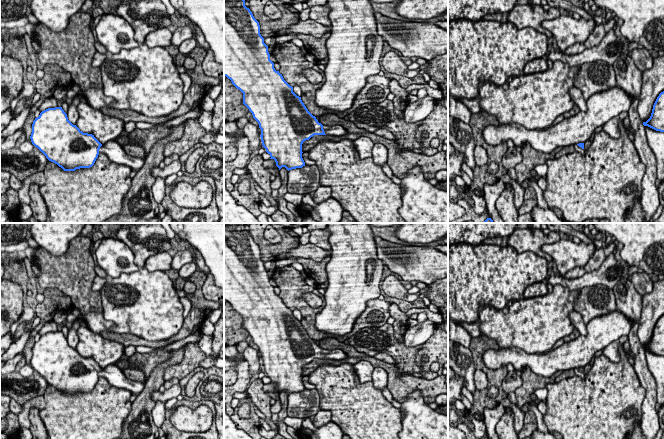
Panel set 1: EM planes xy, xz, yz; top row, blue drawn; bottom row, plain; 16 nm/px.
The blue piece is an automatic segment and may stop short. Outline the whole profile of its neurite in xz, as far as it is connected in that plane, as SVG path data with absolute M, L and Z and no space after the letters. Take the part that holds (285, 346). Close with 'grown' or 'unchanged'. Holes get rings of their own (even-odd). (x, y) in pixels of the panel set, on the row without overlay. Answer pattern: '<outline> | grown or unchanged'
M224 223L224 300L231 304L232 308L243 317L243 328L252 337L261 353L261 365L270 383L274 383L279 394L285 391L288 395L305 390L302 382L302 368L314 359L342 360L348 355L342 350L323 350L313 340L301 321L293 316L279 295L274 292L270 284L268 270L260 258L259 246L254 242L249 232L245 230L244 223Z | grown

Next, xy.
M62 331L42 335L33 345L30 363L49 385L64 395L90 392L100 377L134 395L144 390L143 383L127 379L117 365L101 368L94 359L83 357L68 344Z | grown

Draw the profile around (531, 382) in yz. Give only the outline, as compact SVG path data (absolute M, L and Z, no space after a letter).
M524 370L521 372L522 385L515 390L516 406L522 408L524 404L529 404L532 402L530 395L535 393L539 388L545 388L549 383L554 383L555 379L563 371L557 371L550 378L543 377L541 375L536 375L530 370Z

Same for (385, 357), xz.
M377 353L374 358L387 362L389 364L395 364L395 359L387 353Z

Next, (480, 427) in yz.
M469 416L468 417L468 420L470 422L472 422L473 425L474 425L474 427L475 427L475 429L474 429L475 436L478 439L481 439L485 435L485 431L486 431L485 422L484 421L481 421L481 420L478 420L477 418L475 418L473 416Z

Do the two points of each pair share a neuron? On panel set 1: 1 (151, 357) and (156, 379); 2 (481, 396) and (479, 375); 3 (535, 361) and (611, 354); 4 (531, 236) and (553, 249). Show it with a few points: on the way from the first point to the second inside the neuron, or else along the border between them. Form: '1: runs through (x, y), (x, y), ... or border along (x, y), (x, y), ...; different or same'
1: border along (171, 351), (170, 356), (159, 363), (147, 379); different
2: border along (483, 371), (487, 378), (487, 385), (478, 390); different
3: border along (621, 336), (602, 350); different
4: border along (562, 237), (541, 248), (552, 260); different

